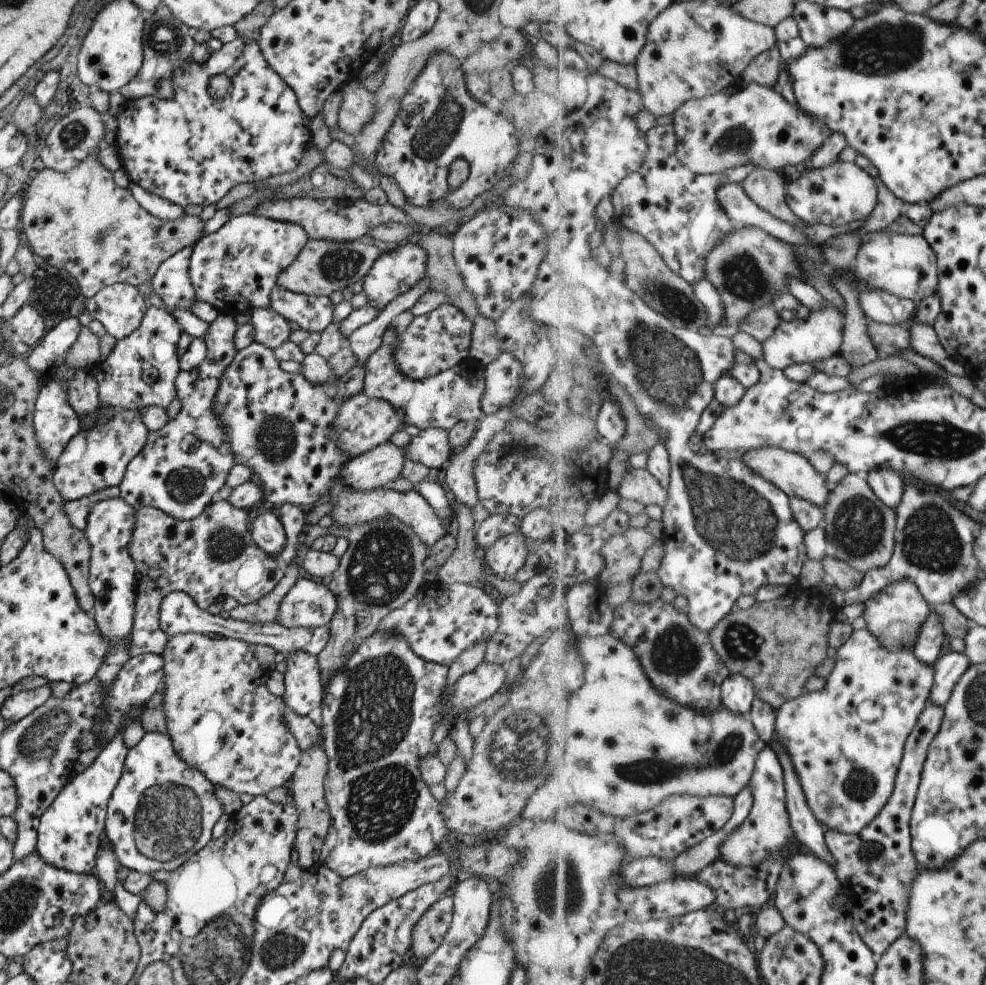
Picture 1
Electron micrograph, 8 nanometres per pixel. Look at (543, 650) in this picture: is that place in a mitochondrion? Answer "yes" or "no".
no

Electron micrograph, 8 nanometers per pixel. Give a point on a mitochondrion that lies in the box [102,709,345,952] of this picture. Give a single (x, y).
(167, 822)

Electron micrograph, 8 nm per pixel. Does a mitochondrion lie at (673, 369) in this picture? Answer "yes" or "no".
yes

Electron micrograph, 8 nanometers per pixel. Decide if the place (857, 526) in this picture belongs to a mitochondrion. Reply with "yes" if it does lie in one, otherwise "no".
yes

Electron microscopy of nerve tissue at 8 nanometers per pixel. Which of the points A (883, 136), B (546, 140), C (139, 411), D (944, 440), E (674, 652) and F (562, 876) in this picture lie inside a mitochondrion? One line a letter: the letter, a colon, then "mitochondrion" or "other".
A: other
B: other
C: other
D: mitochondrion
E: mitochondrion
F: mitochondrion

